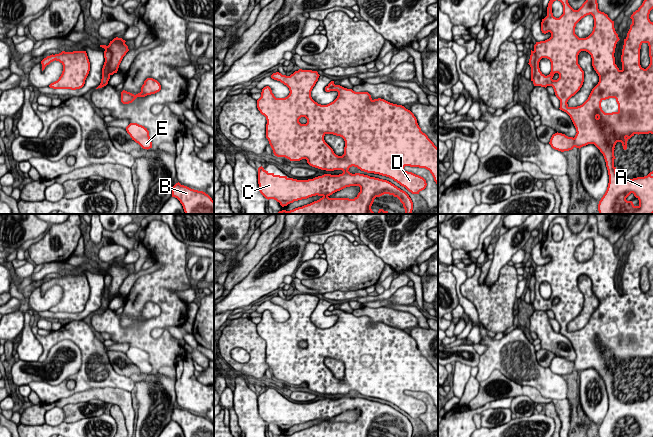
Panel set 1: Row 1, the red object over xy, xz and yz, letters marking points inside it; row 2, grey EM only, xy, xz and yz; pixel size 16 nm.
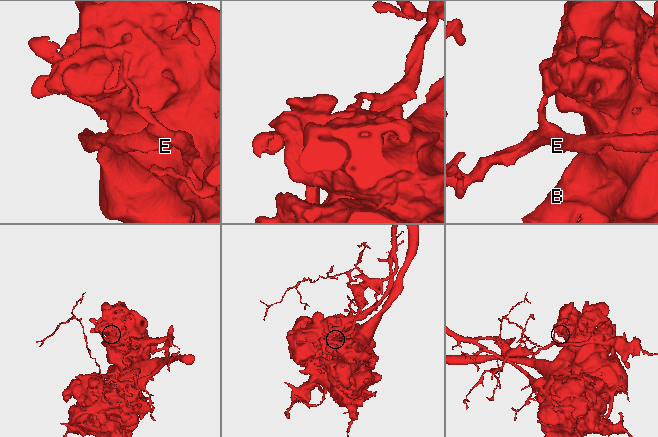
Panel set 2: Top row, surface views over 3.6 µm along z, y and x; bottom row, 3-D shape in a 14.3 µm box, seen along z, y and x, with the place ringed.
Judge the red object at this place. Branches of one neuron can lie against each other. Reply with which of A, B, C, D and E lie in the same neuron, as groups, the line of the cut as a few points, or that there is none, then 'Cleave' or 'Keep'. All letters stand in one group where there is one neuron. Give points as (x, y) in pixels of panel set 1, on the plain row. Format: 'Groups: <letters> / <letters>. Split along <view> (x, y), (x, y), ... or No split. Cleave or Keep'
Groups: A B C D / E. Split along xy (106, 273), (111, 277), (111, 283), (105, 298). Cleave

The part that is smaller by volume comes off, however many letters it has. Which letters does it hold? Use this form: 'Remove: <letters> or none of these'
Remove: E

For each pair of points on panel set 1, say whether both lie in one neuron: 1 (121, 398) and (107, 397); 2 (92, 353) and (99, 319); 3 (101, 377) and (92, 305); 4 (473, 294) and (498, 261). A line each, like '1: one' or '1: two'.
1: one
2: two
3: two
4: two

